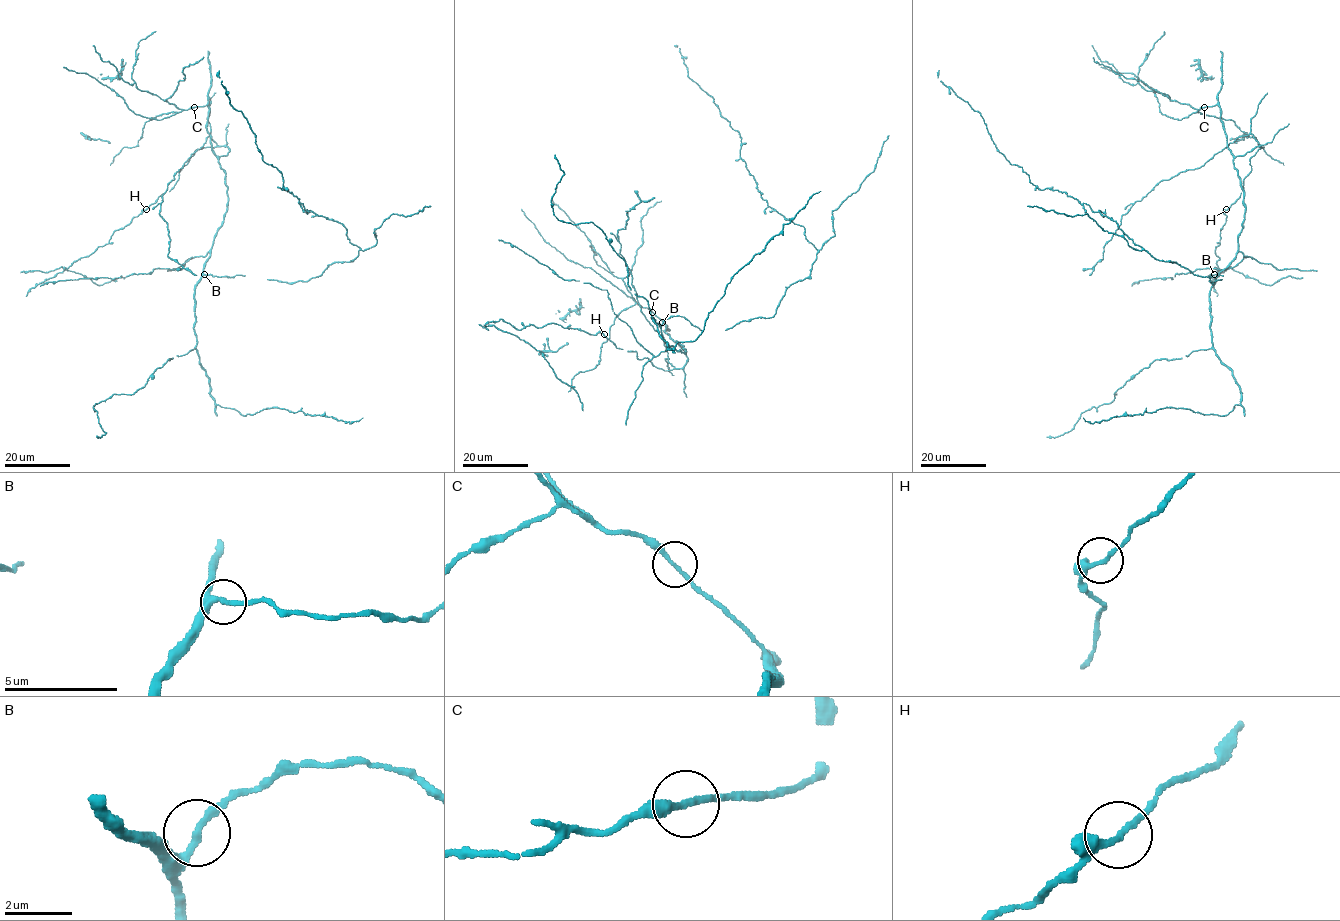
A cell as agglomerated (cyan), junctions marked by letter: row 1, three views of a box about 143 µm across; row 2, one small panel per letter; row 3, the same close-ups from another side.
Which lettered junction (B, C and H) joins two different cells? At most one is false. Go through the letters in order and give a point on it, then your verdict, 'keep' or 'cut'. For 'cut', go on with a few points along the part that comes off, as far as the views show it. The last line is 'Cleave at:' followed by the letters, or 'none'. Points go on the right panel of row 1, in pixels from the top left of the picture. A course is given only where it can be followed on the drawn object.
B: place (1214, 274); keep
C: place (1204, 107); keep
H: place (1226, 209); keep
Cleave at: none

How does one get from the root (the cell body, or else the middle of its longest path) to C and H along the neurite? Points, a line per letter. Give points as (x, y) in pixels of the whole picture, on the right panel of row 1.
C: (1209, 275), (1218, 274), (1235, 257), (1245, 208), (1240, 176), (1220, 118), (1220, 108), (1217, 104), (1204, 107)
H: (1209, 275), (1222, 271), (1238, 249), (1245, 208), (1233, 159), (1262, 147), (1250, 158), (1240, 196), (1227, 209)

